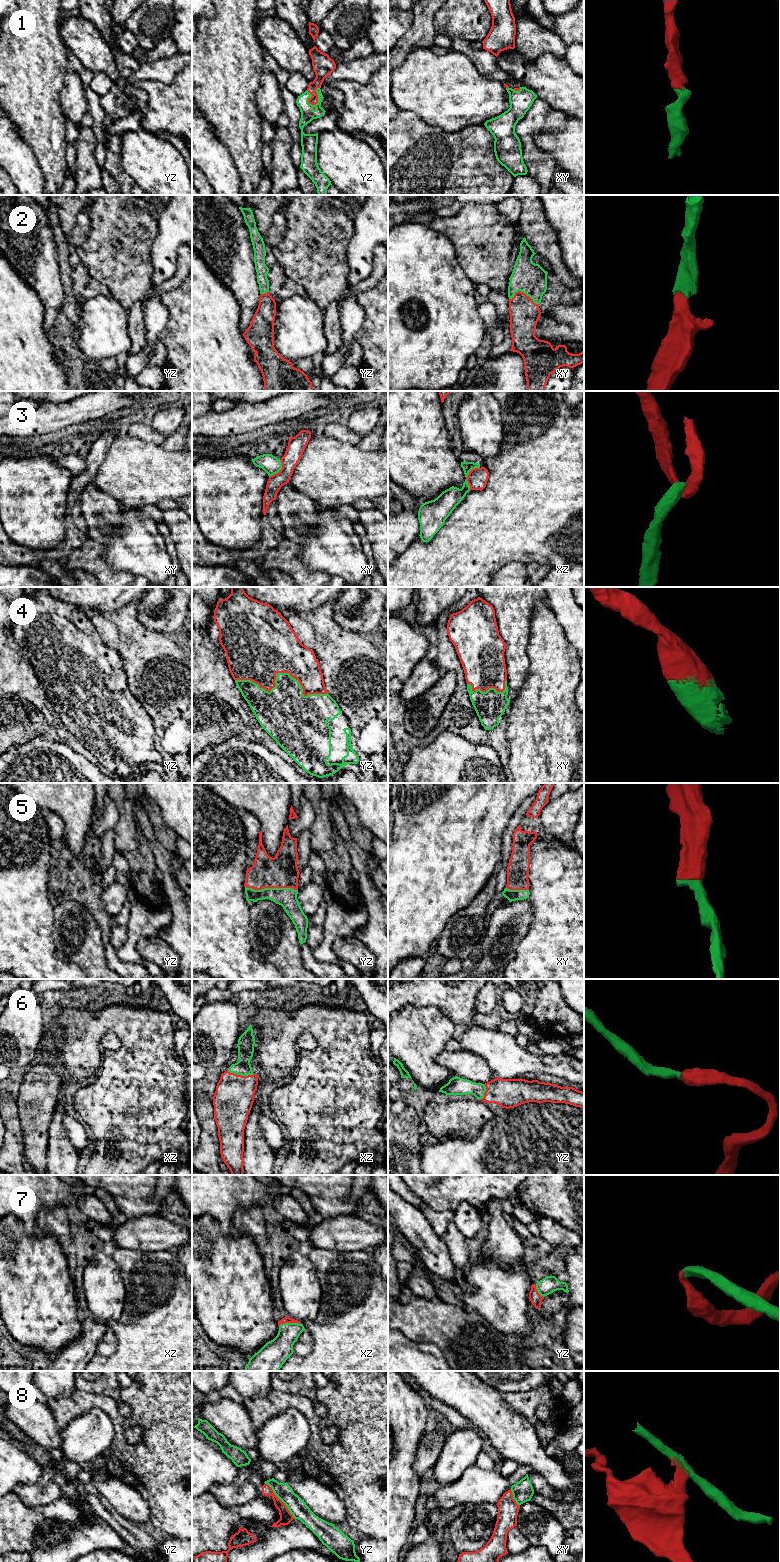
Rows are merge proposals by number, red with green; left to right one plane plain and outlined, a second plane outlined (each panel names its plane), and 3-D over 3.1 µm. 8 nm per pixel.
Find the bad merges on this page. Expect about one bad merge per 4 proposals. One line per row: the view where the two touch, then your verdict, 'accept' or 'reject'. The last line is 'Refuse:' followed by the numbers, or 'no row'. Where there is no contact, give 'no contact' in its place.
1: meets red in yz; accept
2: meets red in xy; accept
3: meets red in xz; reject
4: meets red in yz; accept
5: meets red in yz; accept
6: meets red in xz; accept
7: meets red in xz; accept
8: meets red in yz; reject
Refuse: 3, 8

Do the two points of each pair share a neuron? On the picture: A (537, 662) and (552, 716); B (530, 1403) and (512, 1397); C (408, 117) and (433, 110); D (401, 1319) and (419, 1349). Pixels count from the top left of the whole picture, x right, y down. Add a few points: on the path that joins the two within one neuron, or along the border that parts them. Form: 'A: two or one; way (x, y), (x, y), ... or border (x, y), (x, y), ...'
A: one; way (549, 675), (549, 703)
B: one; way (526, 1403), (516, 1400)
C: two; border (400, 111), (412, 111), (427, 123), (437, 127)
D: two; border (398, 1329), (411, 1339), (430, 1341), (437, 1347)

